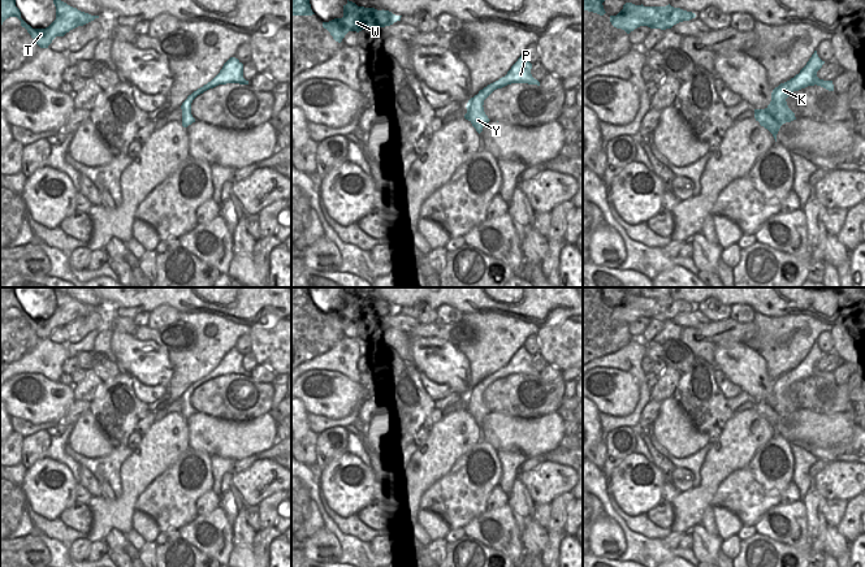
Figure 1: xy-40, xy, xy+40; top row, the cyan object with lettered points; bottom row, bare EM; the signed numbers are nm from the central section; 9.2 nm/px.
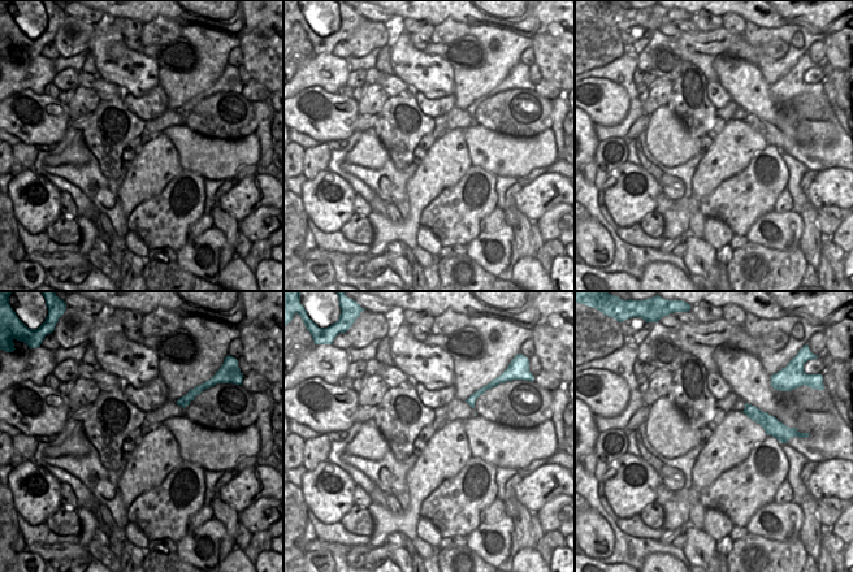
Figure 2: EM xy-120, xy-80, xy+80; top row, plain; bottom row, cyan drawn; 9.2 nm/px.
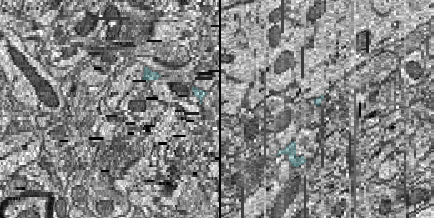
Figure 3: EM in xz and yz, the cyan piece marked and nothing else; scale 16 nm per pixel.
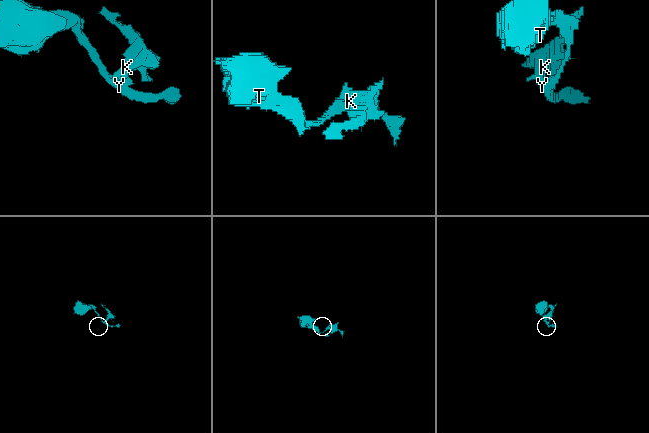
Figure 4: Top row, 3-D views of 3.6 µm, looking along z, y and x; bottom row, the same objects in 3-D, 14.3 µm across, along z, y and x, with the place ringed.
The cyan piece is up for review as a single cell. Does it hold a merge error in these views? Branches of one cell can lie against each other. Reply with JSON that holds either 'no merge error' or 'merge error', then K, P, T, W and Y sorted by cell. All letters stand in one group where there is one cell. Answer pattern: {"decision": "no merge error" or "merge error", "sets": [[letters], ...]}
{"decision": "merge error", "sets": [["K", "P", "Y"], ["T", "W"]]}

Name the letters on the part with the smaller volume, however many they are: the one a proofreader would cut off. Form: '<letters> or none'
K, P, Y.

